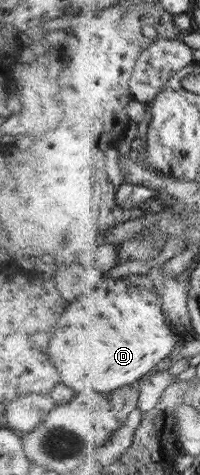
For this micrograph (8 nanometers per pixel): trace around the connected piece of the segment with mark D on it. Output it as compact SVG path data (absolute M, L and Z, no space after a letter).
M109 267L104 268L105 276L94 291L94 295L80 294L62 313L56 323L54 335L50 339L48 353L52 363L56 365L64 385L74 391L100 391L102 394L118 391L122 387L134 385L136 381L151 375L152 371L160 368L168 357L174 356L180 349L184 338L170 325L163 308L163 297L159 296L160 288L153 289L132 285L123 278L114 279Z

